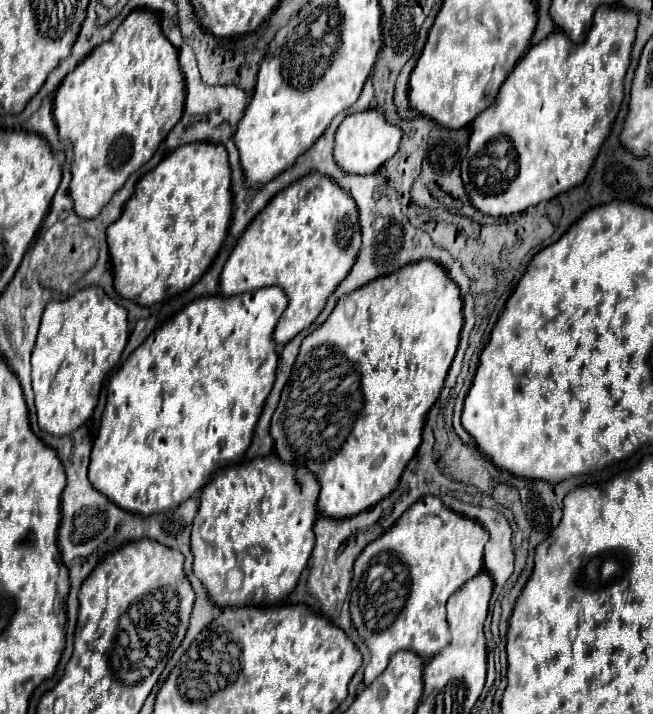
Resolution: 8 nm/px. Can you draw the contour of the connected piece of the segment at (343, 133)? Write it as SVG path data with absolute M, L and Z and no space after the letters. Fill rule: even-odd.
M366 109L362 113L348 115L338 131L334 145L334 159L346 173L376 173L400 147L402 129L388 123L386 117L376 109Z

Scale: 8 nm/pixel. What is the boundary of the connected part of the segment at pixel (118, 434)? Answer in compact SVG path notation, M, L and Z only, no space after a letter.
M264 287L260 291L250 291L250 293L236 295L236 297L222 297L222 295L200 297L196 301L188 303L184 309L162 323L126 359L126 363L120 367L120 371L116 371L112 375L112 379L108 381L108 387L106 387L106 407L104 407L100 429L98 429L98 437L94 441L92 455L90 455L88 479L90 479L92 487L96 487L96 491L100 491L108 499L112 499L112 503L122 507L124 511L148 517L148 515L154 515L154 513L178 507L180 503L190 499L196 491L200 491L212 479L212 475L218 471L218 467L236 463L246 453L246 449L248 449L248 445L252 441L254 425L260 419L264 403L266 403L266 397L272 391L274 381L276 381L278 353L276 353L276 341L274 341L274 327L276 327L278 319L282 317L282 313L286 311L286 307L288 307L288 297L284 295L284 291L280 291L280 287Z

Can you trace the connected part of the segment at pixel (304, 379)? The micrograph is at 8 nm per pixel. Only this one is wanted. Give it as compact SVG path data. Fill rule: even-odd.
M426 259L408 263L408 267L352 291L352 295L344 295L330 317L302 341L290 381L272 417L272 439L282 461L302 465L316 475L322 485L318 509L324 515L354 517L392 493L422 443L426 413L440 397L462 325L460 287L452 283L440 263Z

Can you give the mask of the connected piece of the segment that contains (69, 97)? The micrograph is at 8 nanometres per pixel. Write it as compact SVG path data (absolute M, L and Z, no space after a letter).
M132 11L116 29L110 41L98 45L72 73L64 77L54 97L54 121L62 139L72 141L72 183L70 197L82 219L96 219L112 195L126 183L128 175L142 167L180 121L184 109L184 79L178 65L178 51L162 35L154 11Z

